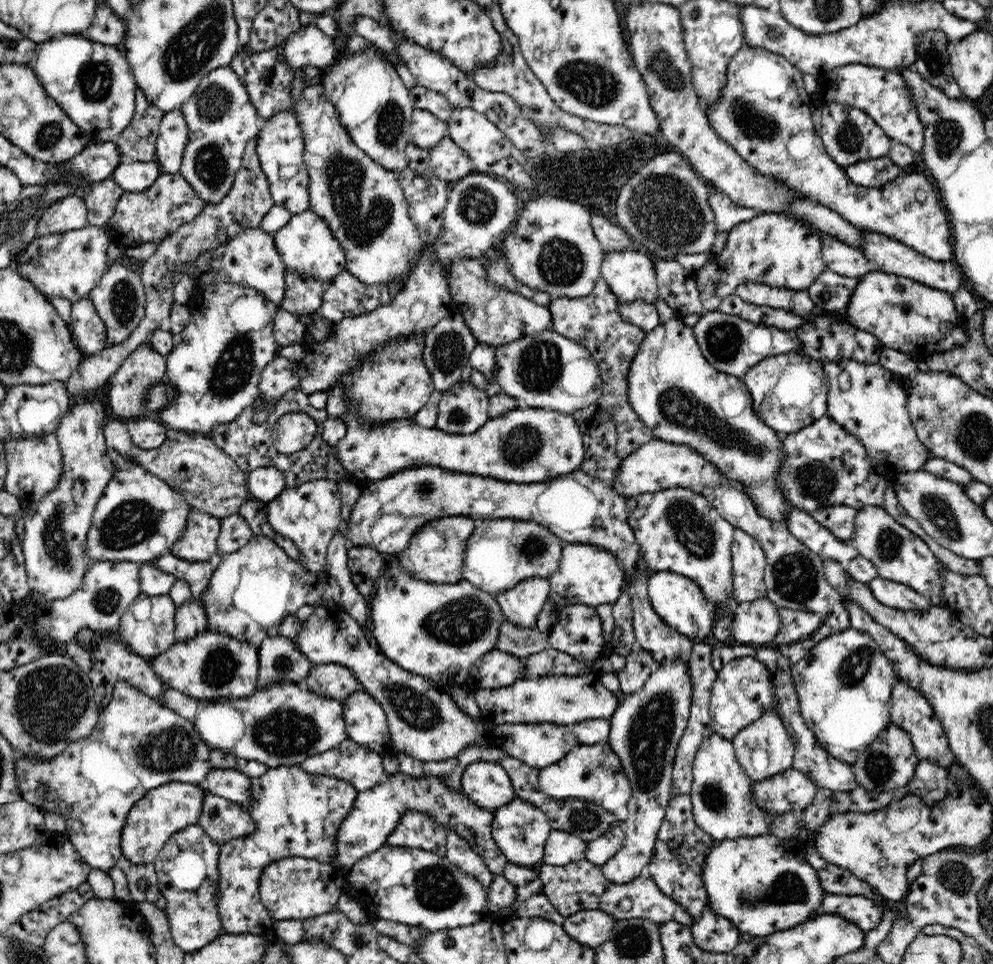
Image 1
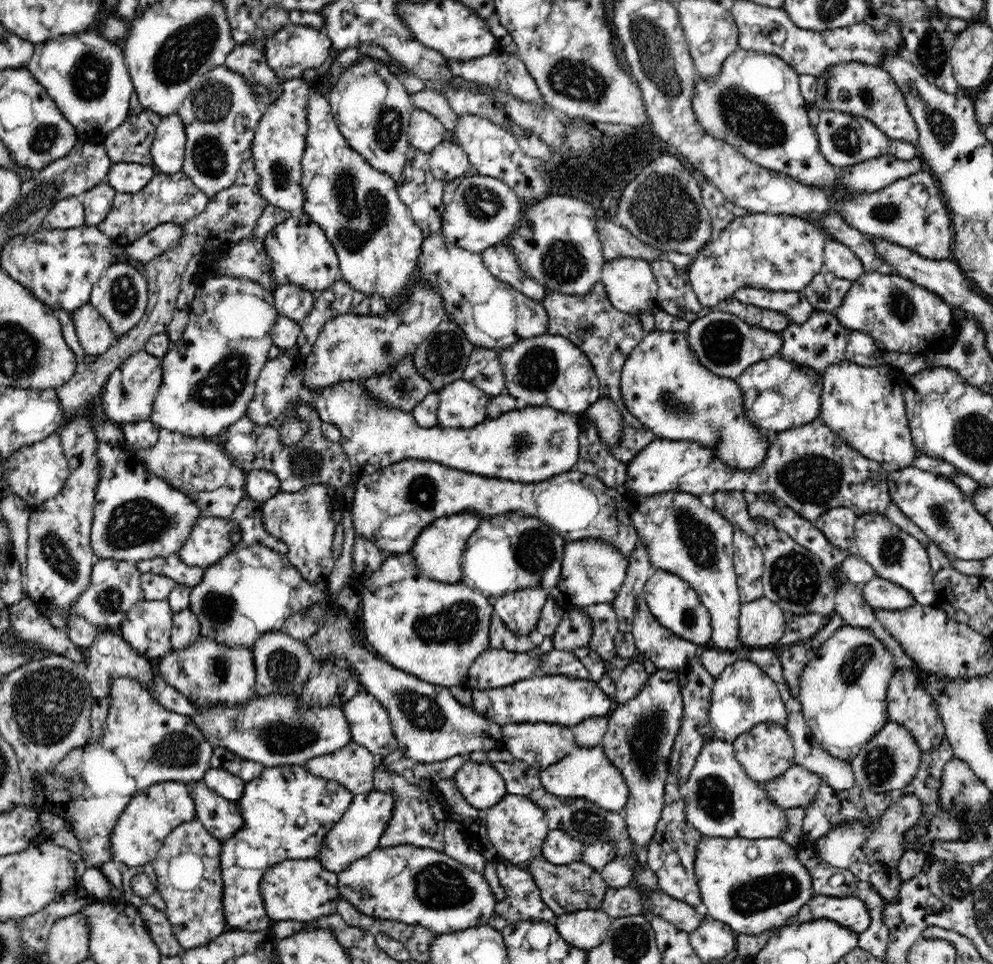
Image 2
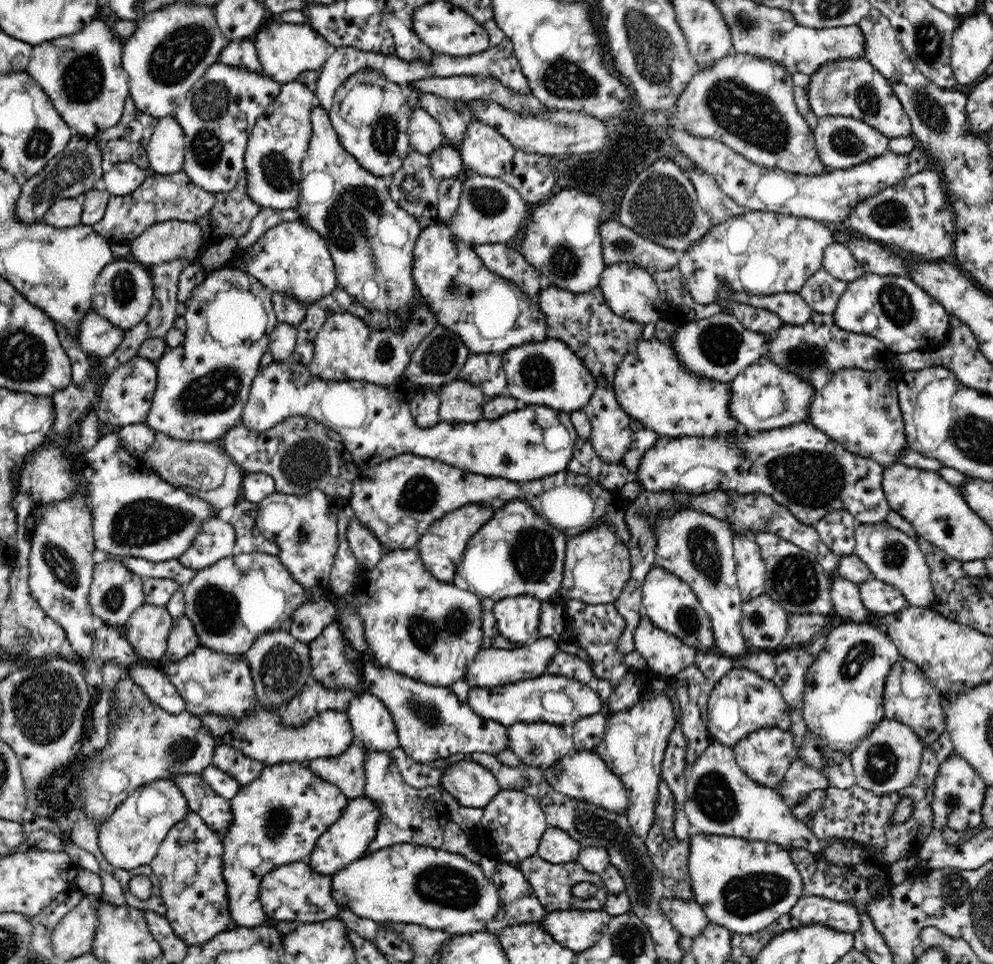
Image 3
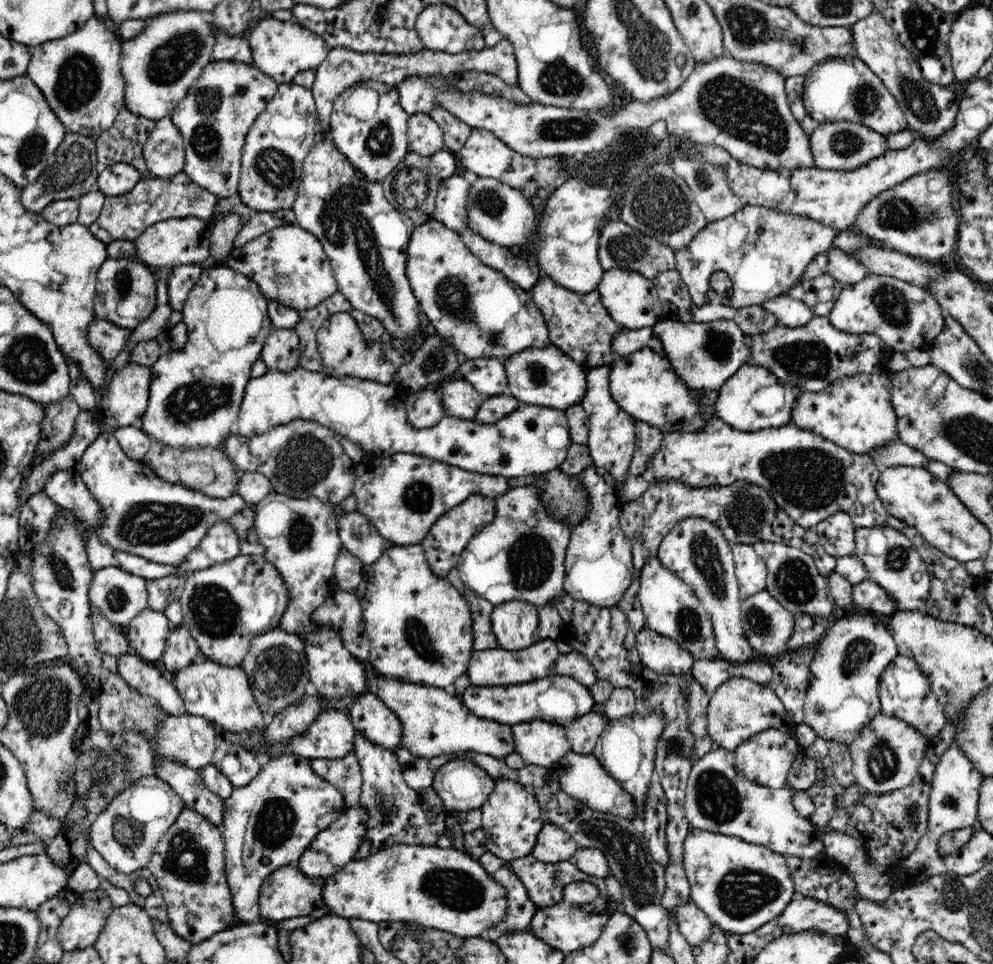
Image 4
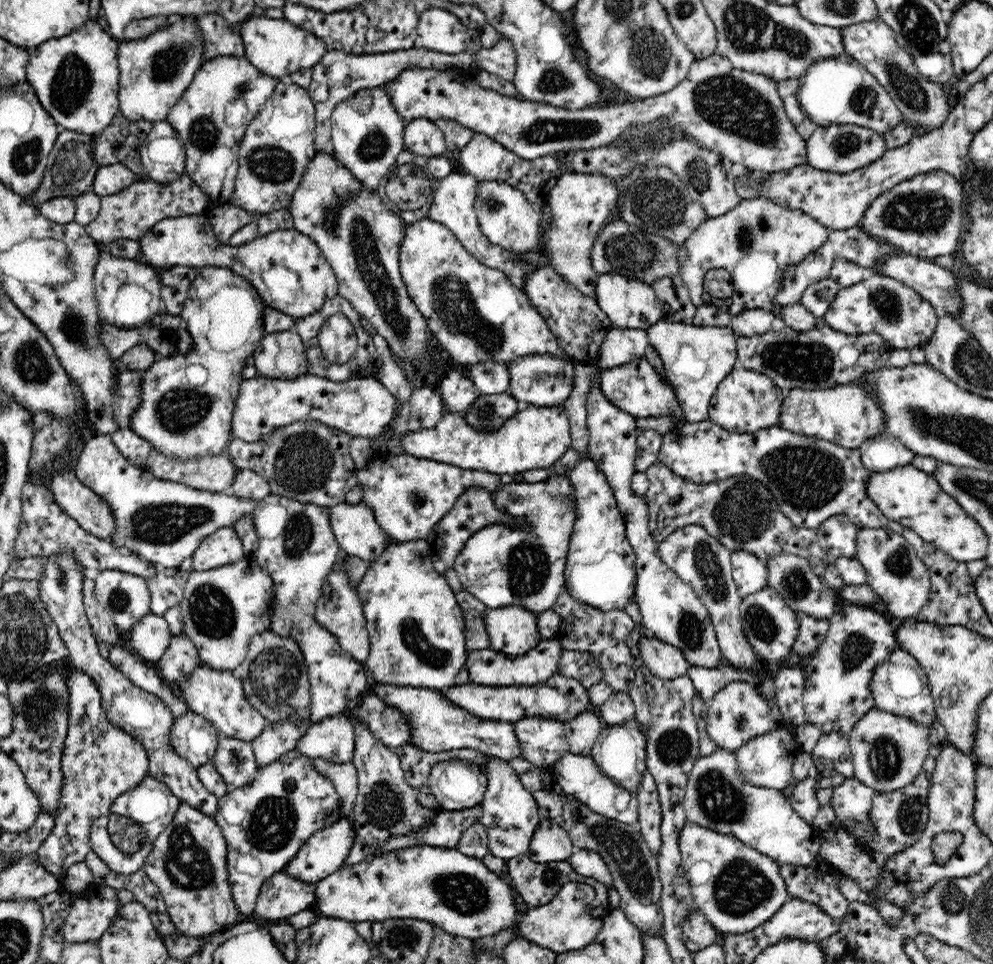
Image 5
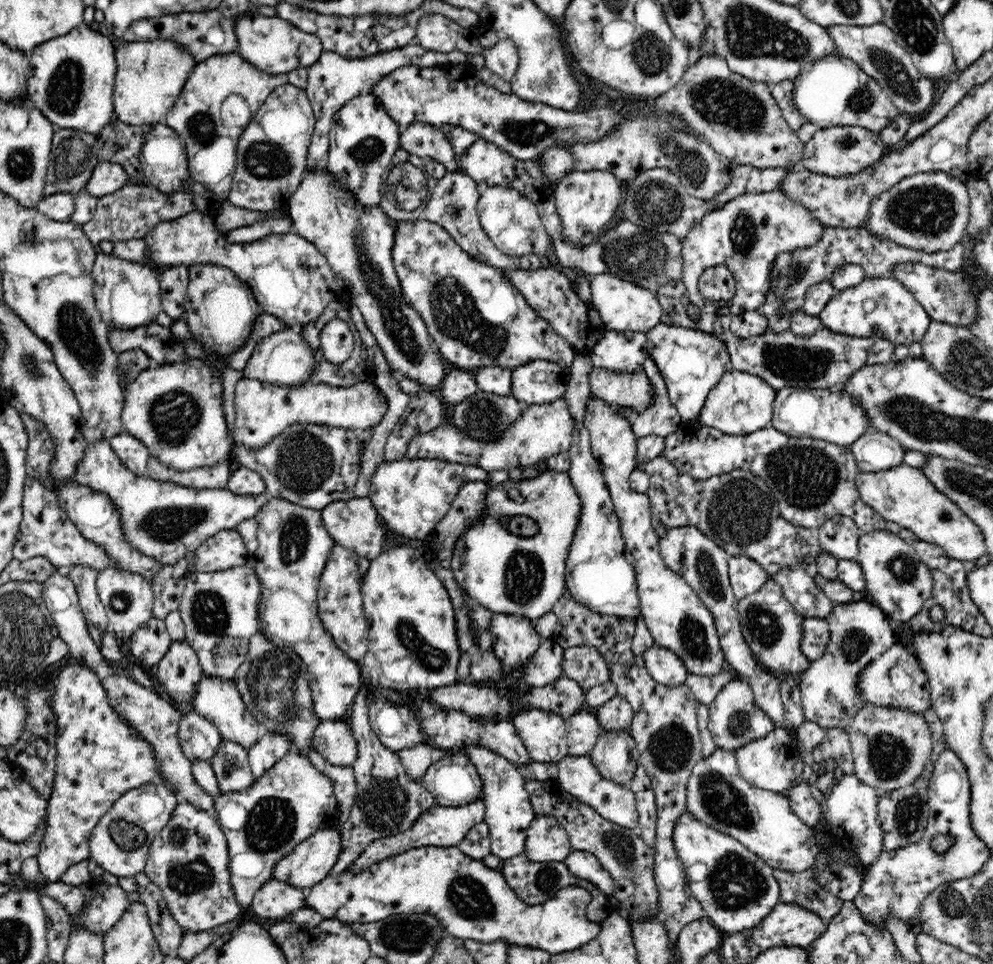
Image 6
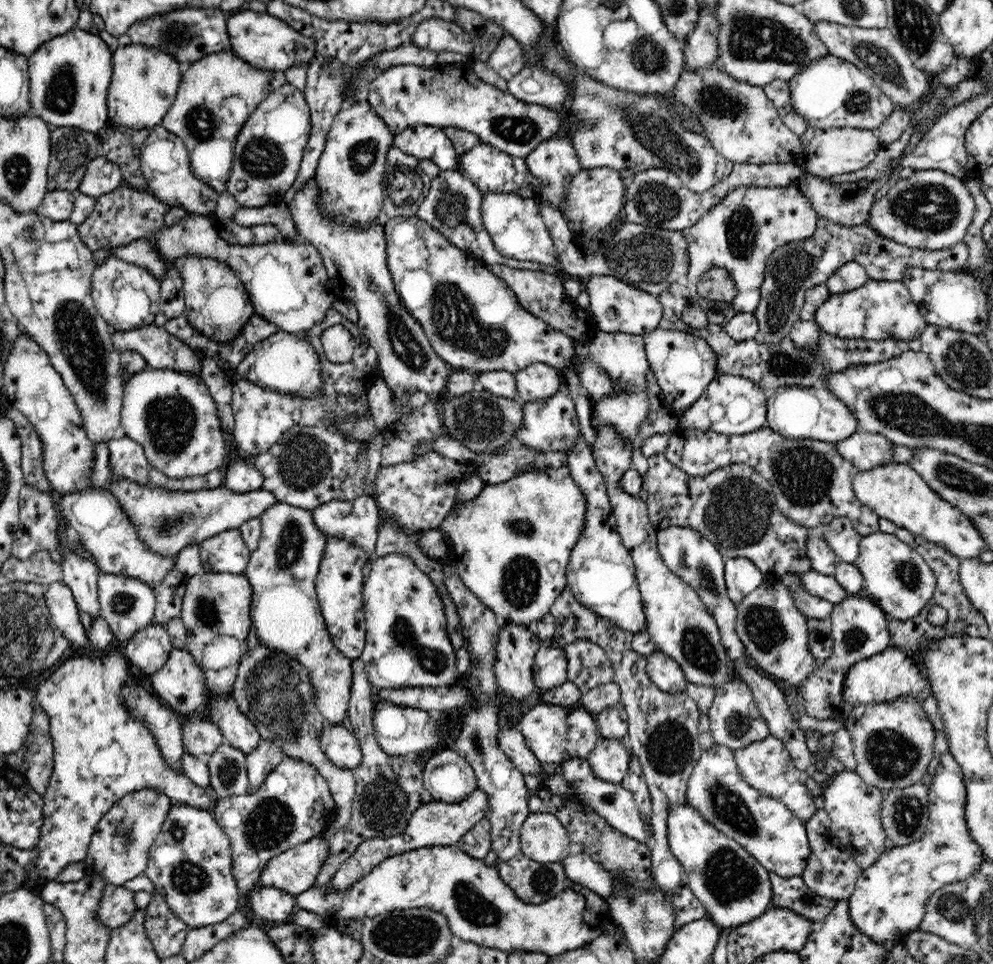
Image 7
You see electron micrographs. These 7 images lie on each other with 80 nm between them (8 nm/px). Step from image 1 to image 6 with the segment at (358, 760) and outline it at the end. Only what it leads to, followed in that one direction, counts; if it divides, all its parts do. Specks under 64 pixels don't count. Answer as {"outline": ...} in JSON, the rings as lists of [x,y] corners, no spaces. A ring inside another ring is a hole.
{"outline":[[[262,633],[250,638],[250,649],[244,662],[236,671],[234,682],[246,709],[256,718],[266,734],[278,734],[291,740],[296,753],[304,755],[322,774],[326,775],[337,798],[338,818],[336,827],[348,820],[356,796],[356,779],[352,768],[330,764],[314,749],[314,732],[322,722],[314,713],[313,697],[304,661],[296,651],[272,645]]]}

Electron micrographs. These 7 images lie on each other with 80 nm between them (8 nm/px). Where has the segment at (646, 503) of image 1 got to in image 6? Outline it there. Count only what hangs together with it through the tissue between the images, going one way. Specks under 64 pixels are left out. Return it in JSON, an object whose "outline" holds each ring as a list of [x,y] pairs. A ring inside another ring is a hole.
{"outline":[[[680,526],[664,532],[659,537],[659,551],[664,562],[694,589],[694,592],[713,614],[715,627],[719,634],[719,643],[728,667],[736,673],[740,680],[746,681],[751,687],[755,706],[772,719],[775,730],[787,730],[789,725],[784,718],[786,709],[784,709],[780,693],[781,683],[754,660],[754,653],[750,650],[748,643],[742,637],[742,631],[740,631],[740,613],[737,609],[739,600],[734,597],[728,576],[728,558],[730,556],[722,547],[694,526]]]}

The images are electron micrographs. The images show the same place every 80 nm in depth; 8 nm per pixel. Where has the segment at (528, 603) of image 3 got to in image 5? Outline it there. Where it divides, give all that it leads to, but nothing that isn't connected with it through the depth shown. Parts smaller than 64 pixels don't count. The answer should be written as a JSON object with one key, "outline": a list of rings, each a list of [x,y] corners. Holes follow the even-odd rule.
{"outline":[[[516,605],[489,609],[485,627],[490,648],[512,659],[536,648],[543,639],[538,630],[537,616]]]}

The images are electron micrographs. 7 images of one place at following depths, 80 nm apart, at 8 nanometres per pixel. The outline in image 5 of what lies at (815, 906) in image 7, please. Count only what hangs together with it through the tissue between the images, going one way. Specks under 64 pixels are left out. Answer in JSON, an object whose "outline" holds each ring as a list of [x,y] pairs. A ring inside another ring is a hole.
{"outline":[[[818,855],[810,866],[784,865],[779,866],[778,871],[780,871],[780,876],[782,876],[784,883],[786,883],[788,899],[800,899],[816,905],[836,922],[844,918],[849,900],[846,900],[846,897],[838,891],[837,883],[842,878],[843,872],[837,867],[827,863]]]}

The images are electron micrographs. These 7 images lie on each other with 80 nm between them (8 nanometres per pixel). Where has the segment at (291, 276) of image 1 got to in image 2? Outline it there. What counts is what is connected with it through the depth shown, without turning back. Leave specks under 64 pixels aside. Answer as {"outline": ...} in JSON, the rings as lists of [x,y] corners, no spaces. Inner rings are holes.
{"outline":[[[284,283],[272,291],[274,308],[278,315],[291,318],[301,324],[313,309],[316,295],[298,288],[298,285]]]}

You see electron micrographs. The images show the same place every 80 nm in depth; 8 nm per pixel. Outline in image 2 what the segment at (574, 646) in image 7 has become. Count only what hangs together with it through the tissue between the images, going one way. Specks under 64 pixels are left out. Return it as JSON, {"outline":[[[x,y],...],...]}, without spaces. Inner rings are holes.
{"outline":[[[554,649],[547,652],[540,663],[540,673],[565,675],[578,680],[590,680],[590,673],[572,651]]]}

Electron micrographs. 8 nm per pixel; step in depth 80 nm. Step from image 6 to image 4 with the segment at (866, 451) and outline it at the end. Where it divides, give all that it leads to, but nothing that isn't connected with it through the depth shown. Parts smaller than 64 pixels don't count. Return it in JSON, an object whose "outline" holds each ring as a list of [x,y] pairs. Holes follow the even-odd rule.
{"outline":[[[900,439],[892,440],[884,446],[872,448],[866,452],[871,462],[879,471],[900,465],[911,465],[912,467],[924,467],[928,459],[920,451],[904,444]]]}

